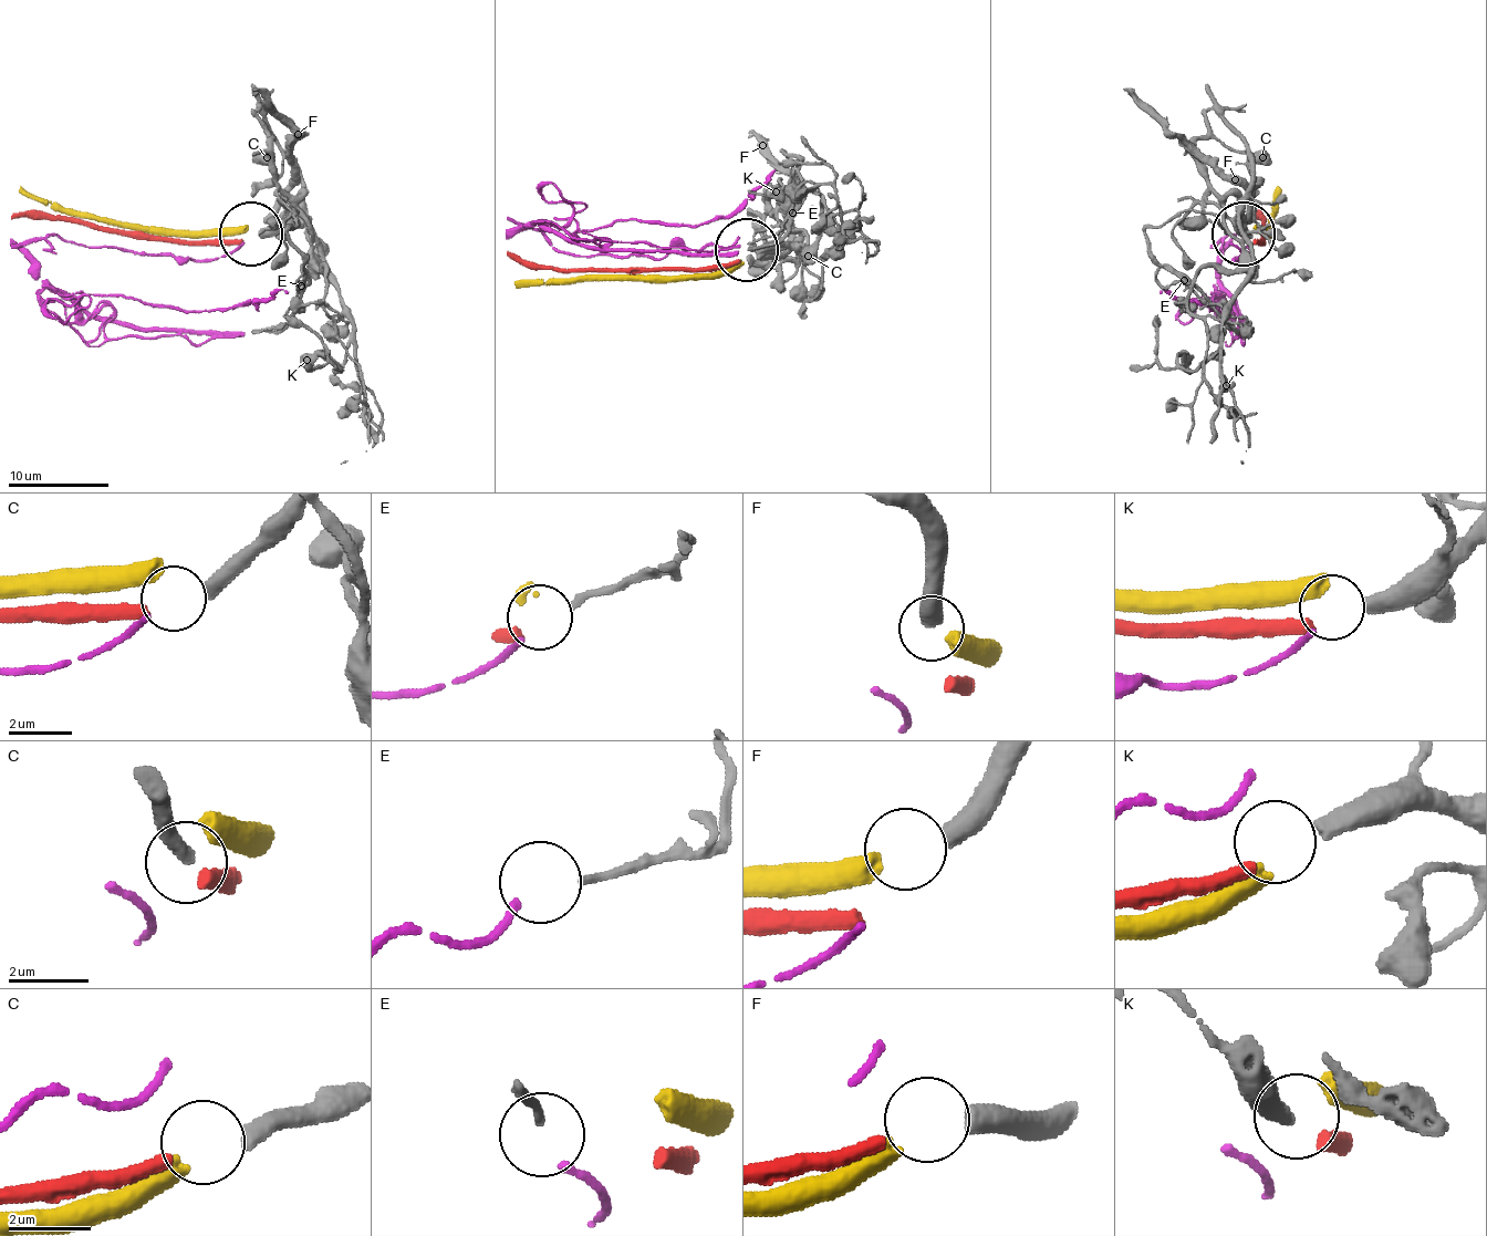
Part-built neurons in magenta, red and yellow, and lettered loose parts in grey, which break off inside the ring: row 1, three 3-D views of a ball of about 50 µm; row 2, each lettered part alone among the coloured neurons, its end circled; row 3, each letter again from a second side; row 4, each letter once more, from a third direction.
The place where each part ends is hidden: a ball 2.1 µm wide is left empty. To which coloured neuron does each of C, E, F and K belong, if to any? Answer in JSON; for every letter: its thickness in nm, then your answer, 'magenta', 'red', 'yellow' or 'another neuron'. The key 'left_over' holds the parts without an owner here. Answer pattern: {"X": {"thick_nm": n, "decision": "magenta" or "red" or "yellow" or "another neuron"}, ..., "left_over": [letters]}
{"C": {"thick_nm": 440, "decision": "red"}, "E": {"thick_nm": 200, "decision": "magenta"}, "F": {"thick_nm": 550, "decision": "yellow"}, "K": {"thick_nm": 480, "decision": "another neuron"}, "left_over": ["K"]}

